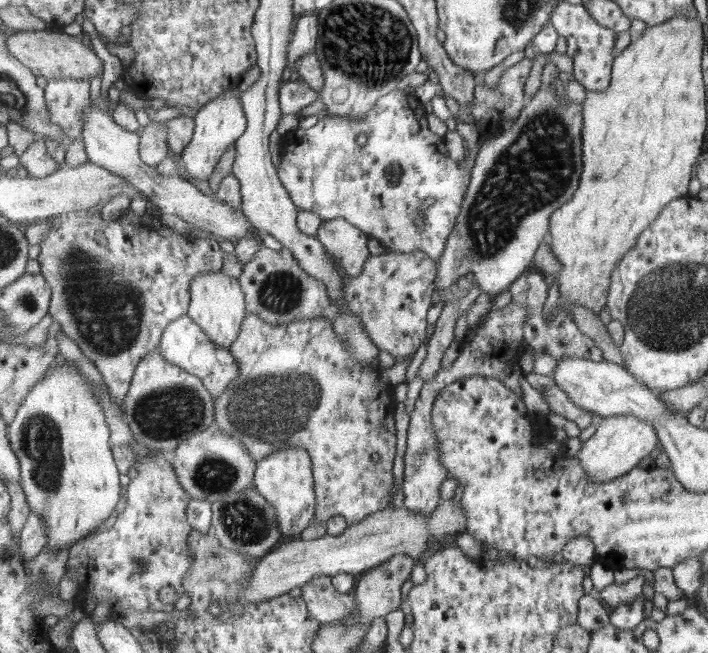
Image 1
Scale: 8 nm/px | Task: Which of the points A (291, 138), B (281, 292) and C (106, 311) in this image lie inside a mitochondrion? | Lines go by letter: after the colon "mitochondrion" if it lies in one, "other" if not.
A: other
B: mitochondrion
C: mitochondrion

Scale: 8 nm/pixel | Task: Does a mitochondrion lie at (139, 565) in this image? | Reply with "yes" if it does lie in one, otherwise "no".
yes

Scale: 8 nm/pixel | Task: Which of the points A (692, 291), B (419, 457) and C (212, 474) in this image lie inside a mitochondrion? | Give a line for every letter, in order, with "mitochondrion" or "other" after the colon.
A: mitochondrion
B: mitochondrion
C: mitochondrion

